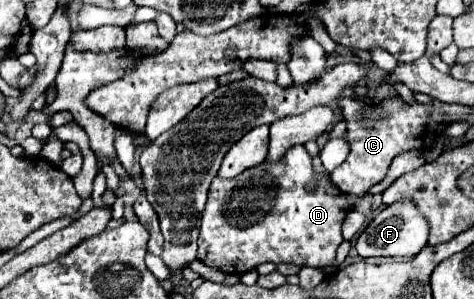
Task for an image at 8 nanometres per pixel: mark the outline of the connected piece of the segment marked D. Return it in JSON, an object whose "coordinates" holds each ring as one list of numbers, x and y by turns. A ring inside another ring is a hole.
{"coordinates":[[295,145,293,149,289,149,289,153,285,153,283,159,275,161,275,163,267,163,263,161,261,165,255,165,253,169,247,169,245,173,233,177,233,179,223,179,223,177,215,177,213,183,211,183,211,189,209,189,209,199,207,199,207,205,205,205,205,211,201,215,201,233,199,233,199,253,197,253,197,259,203,261,205,265,209,267,217,267,225,273,245,273,249,269,255,269,257,265,265,263,265,261,271,261,271,263,293,263,293,265,299,265,299,267,327,267,327,265,333,265,335,261,335,253,337,253,337,247,341,245,343,241,343,235,341,235,341,223,343,219,347,217,347,213,351,211,351,195,347,193,341,193,341,189,335,189,335,185,329,181,329,175,317,175,313,171,313,165,311,165,311,155,307,153,307,149,303,145],[315,181,315,189,309,191,307,185]]}

